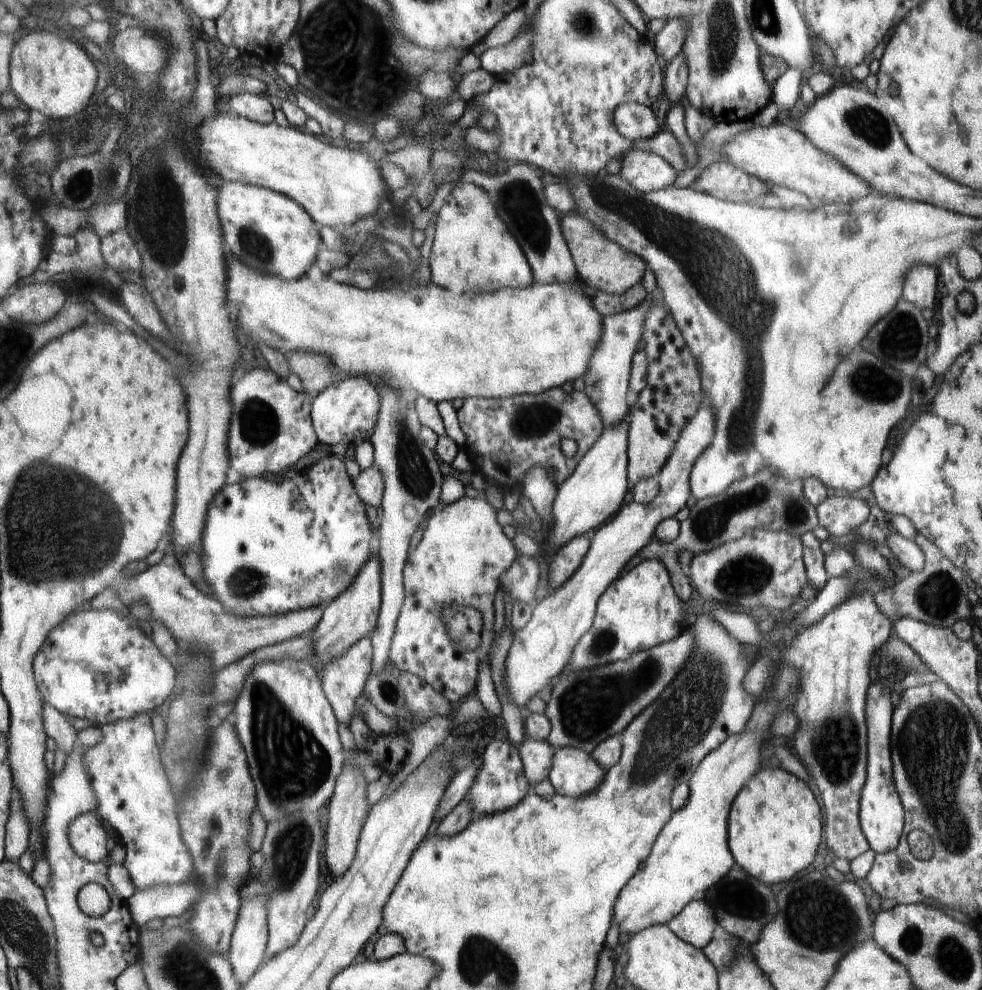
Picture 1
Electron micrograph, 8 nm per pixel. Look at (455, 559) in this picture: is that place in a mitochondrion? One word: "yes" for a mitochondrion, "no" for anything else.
no

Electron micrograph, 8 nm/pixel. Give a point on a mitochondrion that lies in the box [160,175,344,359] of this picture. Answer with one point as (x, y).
(256, 246)

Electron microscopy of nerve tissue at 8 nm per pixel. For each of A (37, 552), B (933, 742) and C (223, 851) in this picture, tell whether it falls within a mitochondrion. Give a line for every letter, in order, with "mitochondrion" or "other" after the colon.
A: mitochondrion
B: mitochondrion
C: mitochondrion

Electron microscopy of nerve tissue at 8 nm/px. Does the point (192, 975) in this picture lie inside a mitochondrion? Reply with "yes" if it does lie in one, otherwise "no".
yes

